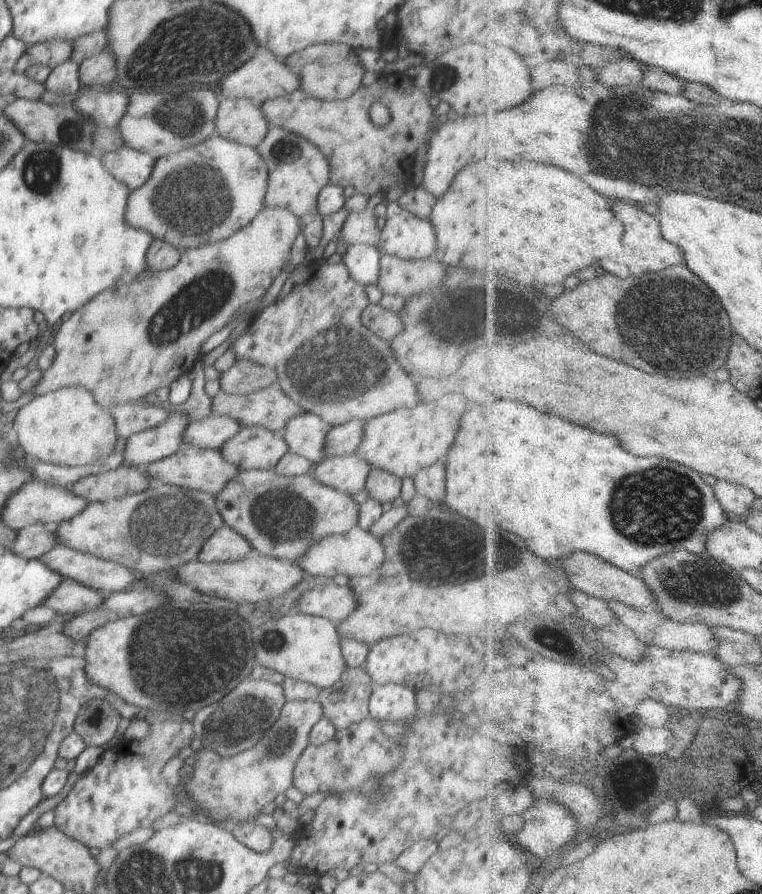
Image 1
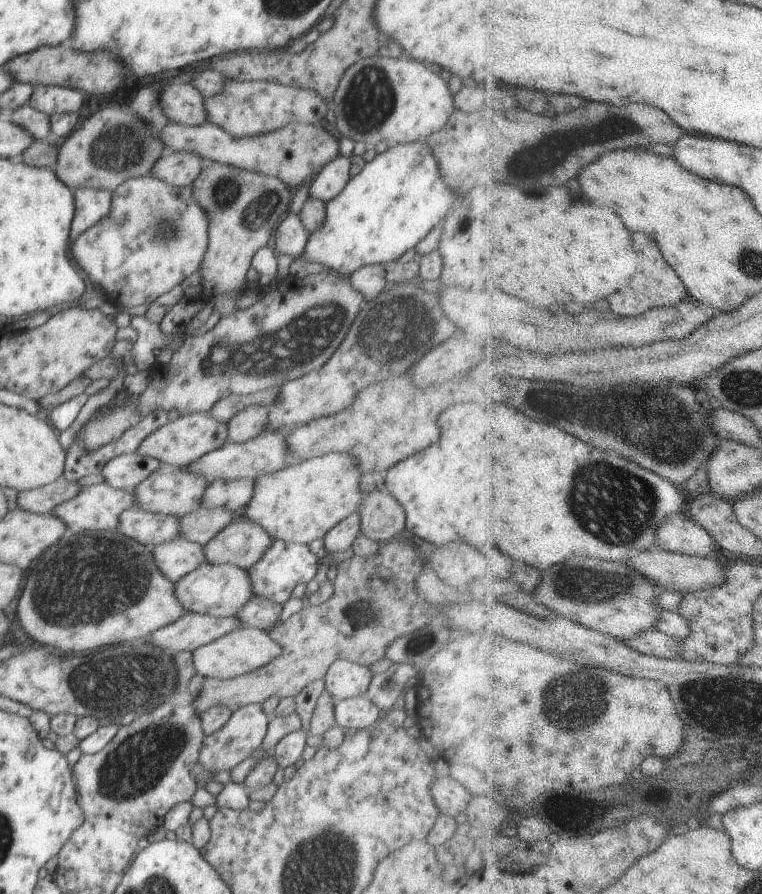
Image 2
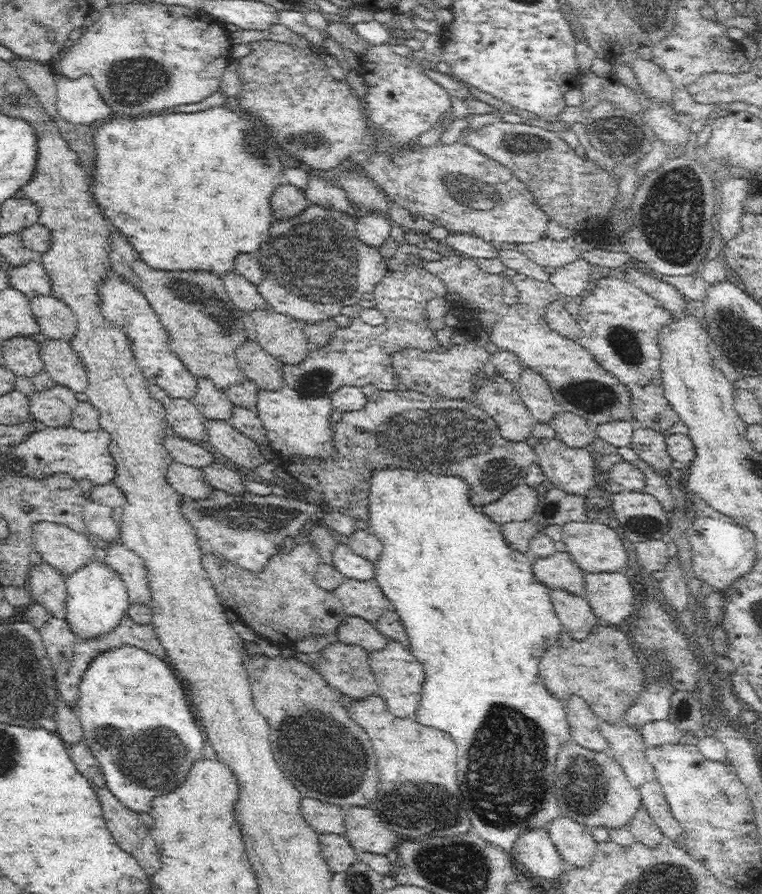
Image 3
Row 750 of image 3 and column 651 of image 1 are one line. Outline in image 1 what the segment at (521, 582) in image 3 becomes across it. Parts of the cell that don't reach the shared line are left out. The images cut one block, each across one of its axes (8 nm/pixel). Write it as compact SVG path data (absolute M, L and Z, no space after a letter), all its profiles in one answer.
M502 400L496 406L494 404L482 406L478 418L470 418L470 414L462 416L456 438L454 438L450 452L446 456L446 500L444 502L450 510L476 522L478 526L504 526L506 530L526 538L526 542L532 544L530 548L543 559L562 559L580 551L589 552L631 572L638 572L644 565L651 563L662 554L672 552L672 550L689 550L691 553L699 555L708 554L707 540L710 539L714 531L720 530L729 521L727 509L720 502L715 487L706 484L702 474L696 472L694 468L682 466L672 460L662 460L662 458L632 456L612 436L602 436L596 430L572 424L560 416L544 414L532 406L526 406L522 402L512 402L512 400Z

